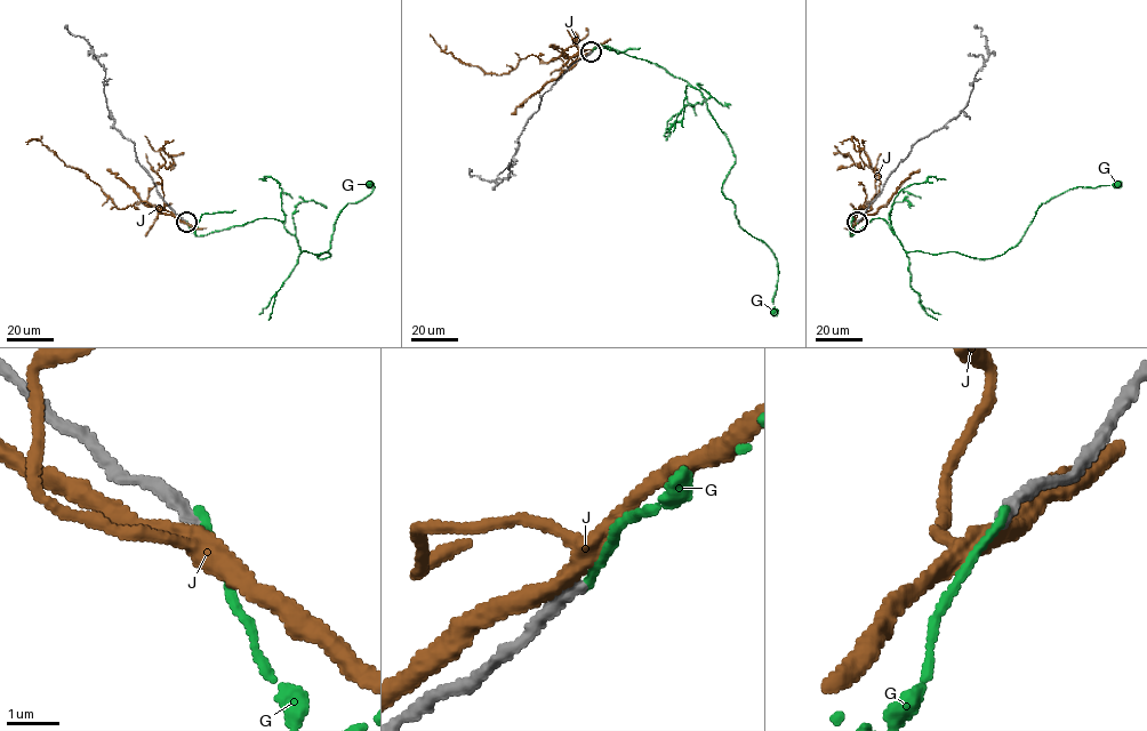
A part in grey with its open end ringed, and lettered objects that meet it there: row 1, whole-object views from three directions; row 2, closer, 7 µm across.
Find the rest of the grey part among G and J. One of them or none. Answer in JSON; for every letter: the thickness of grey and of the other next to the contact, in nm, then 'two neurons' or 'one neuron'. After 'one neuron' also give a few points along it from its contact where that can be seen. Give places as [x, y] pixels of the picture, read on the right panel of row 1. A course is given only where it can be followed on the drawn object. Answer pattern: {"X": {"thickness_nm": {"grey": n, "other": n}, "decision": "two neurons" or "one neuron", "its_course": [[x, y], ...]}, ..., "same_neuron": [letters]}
{"G": {"thickness_nm": {"grey": 240, "other": 150}, "decision": "two neurons"}, "J": {"thickness_nm": {"grey": 240, "other": 280}, "decision": "two neurons"}, "same_neuron": []}

